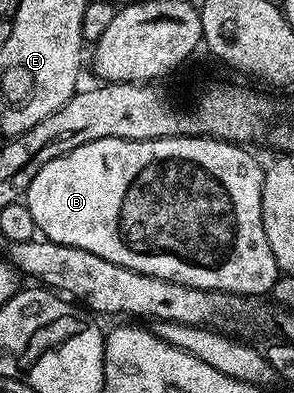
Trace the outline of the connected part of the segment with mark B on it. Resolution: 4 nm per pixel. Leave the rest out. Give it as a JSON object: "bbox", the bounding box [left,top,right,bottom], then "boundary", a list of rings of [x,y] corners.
{"bbox":[26,137,278,298],"boundary":[[[163,137],[153,141],[98,139],[94,143],[74,147],[74,151],[58,159],[50,159],[50,163],[46,163],[46,167],[42,167],[38,175],[34,175],[34,183],[30,183],[26,194],[26,204],[30,215],[34,215],[37,230],[54,243],[82,247],[82,251],[102,255],[102,259],[110,259],[110,263],[118,263],[122,267],[151,277],[177,281],[180,285],[189,285],[195,289],[217,289],[223,293],[239,293],[250,298],[260,295],[256,293],[268,295],[276,282],[278,266],[270,251],[270,243],[266,239],[262,223],[262,187],[265,170],[262,165],[260,169],[259,163],[248,152],[247,148],[231,141],[217,141],[214,137]]]}

